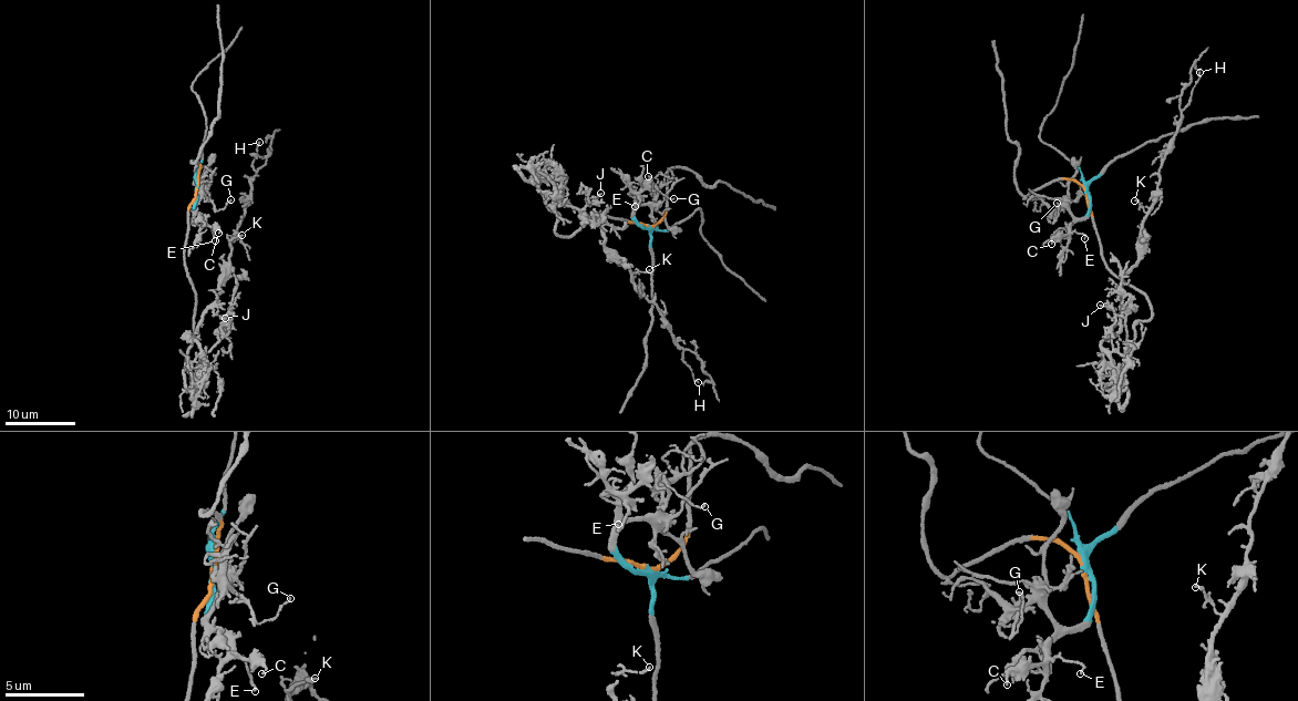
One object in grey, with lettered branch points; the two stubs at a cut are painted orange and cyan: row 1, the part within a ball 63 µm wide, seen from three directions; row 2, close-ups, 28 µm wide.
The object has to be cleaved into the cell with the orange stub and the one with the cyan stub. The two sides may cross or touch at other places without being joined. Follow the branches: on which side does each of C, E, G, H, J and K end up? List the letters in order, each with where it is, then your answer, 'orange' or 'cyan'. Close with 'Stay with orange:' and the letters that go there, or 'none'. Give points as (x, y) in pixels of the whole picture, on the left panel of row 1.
C: place (218, 233); cyan
E: place (215, 240); cyan
G: place (230, 199); cyan
H: place (259, 142); orange
J: place (225, 318); orange
K: place (241, 235); orange
Stay with orange: H, J, K

